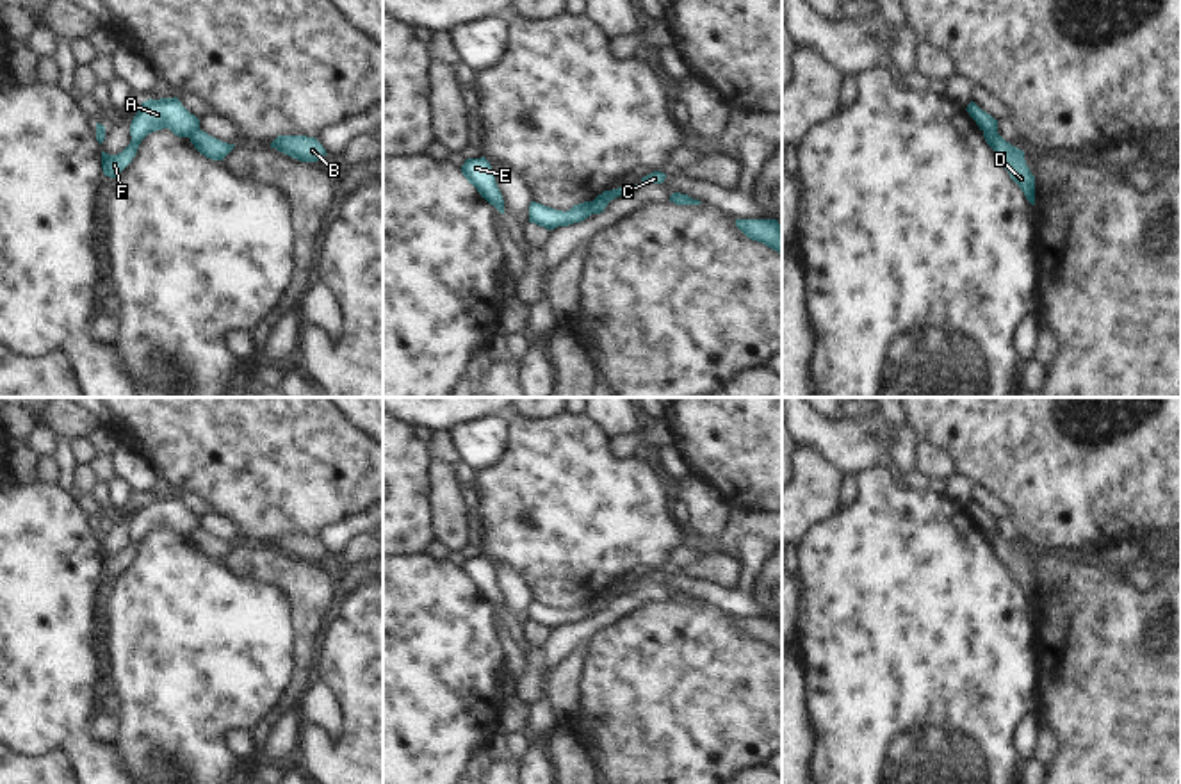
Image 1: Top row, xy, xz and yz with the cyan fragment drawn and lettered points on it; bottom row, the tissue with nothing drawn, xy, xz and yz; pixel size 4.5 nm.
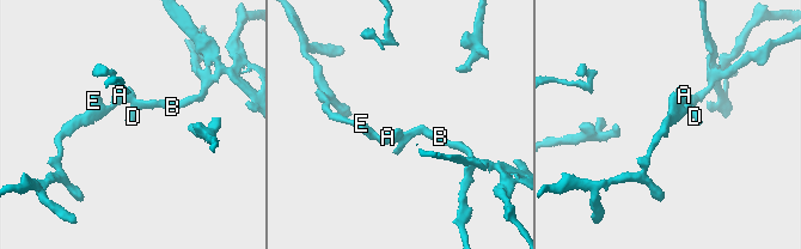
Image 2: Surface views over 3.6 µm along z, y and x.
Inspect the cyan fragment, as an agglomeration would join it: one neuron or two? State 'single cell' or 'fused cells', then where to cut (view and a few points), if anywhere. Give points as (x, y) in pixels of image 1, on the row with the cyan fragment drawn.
fused cells | yz (996, 129), (984, 132)

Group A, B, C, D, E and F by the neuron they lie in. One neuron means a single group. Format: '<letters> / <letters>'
A E F / B C D

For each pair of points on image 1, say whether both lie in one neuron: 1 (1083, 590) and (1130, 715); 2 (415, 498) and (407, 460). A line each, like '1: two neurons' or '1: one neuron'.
1: one neuron
2: one neuron

